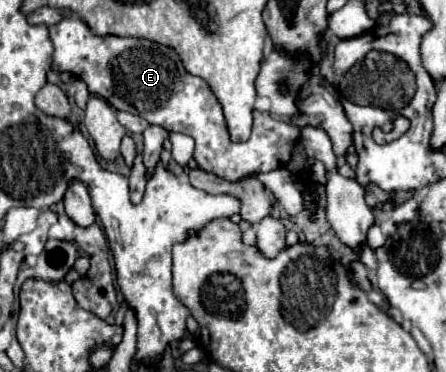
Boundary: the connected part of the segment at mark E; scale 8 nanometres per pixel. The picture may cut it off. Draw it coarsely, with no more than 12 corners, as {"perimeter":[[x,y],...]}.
{"perimeter":[[52,25],[54,71],[118,111],[196,141],[236,181],[284,167],[296,125],[254,109],[230,141],[222,107],[178,53]]}

